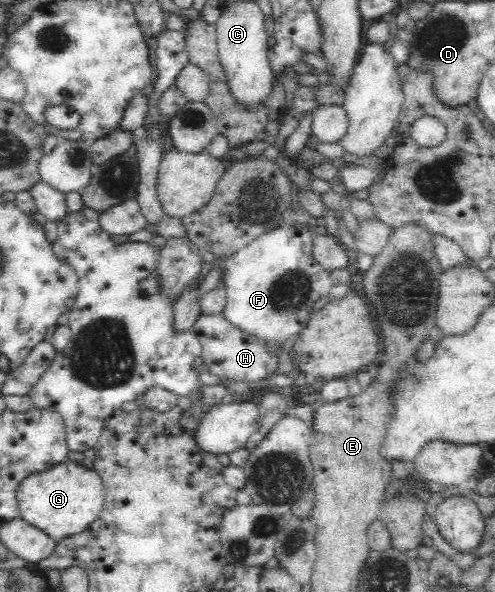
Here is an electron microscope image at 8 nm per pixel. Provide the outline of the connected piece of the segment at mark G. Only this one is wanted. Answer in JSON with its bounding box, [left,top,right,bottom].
[17,459,105,541]

